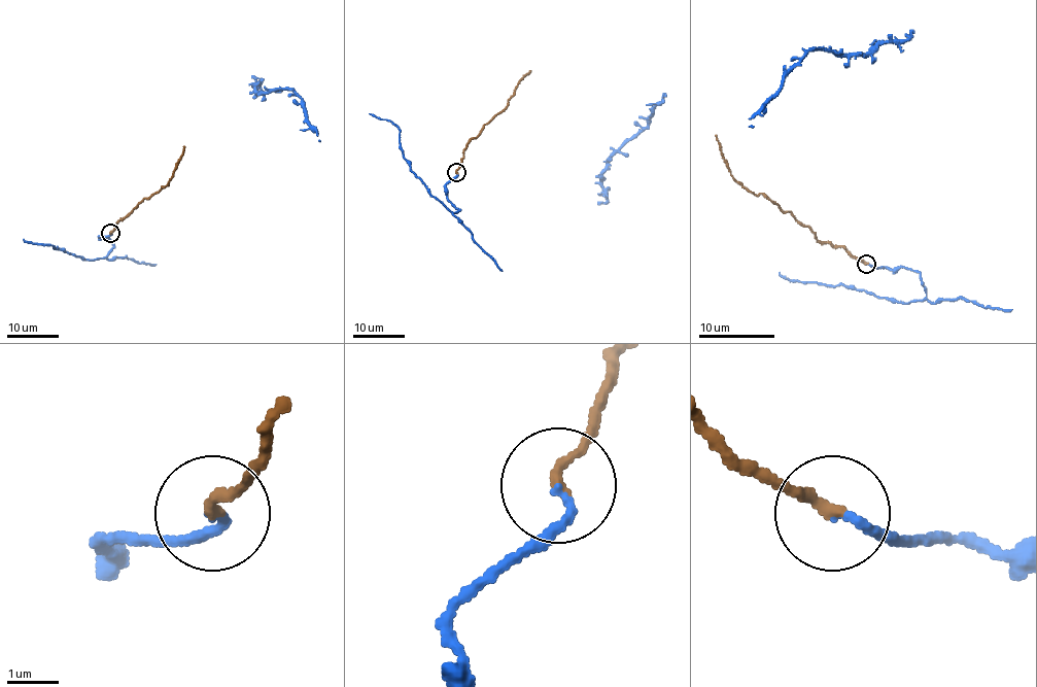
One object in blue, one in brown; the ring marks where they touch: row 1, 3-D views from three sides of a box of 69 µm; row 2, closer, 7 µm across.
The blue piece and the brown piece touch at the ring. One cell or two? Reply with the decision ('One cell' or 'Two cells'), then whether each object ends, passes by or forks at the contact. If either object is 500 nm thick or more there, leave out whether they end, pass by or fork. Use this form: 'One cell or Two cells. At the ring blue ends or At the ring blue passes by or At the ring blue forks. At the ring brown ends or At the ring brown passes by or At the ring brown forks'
One cell. At the ring blue ends. At the ring brown ends

